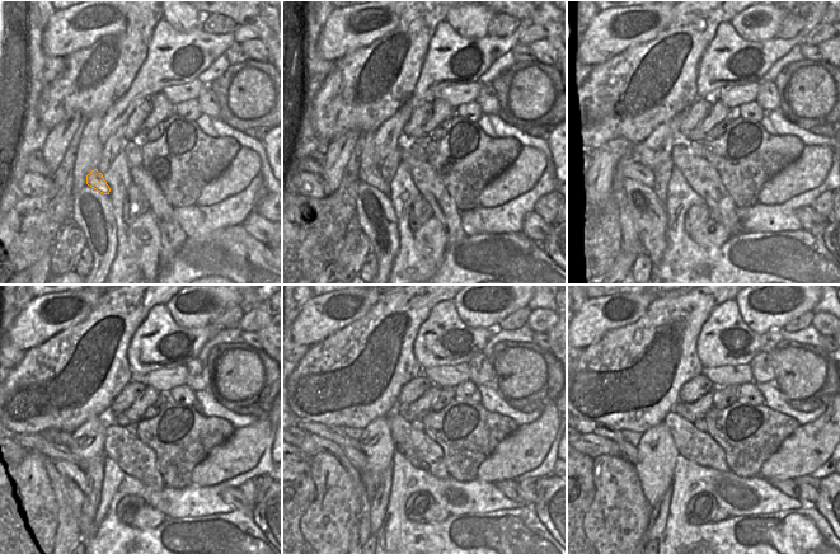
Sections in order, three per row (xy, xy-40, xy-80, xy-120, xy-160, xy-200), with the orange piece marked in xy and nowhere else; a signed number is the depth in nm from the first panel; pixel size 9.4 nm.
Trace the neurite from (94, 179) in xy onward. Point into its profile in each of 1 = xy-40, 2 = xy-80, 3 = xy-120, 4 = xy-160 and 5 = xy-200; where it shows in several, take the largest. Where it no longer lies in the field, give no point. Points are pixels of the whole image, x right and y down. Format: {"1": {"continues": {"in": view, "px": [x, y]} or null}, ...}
{"1": {"continues": {"in": "xy-40", "px": [372, 175]}}, "2": {"continues": {"in": "xy-80", "px": [627, 168]}}, "3": {"continues": {"in": "xy-120", "px": [36, 442]}}, "4": {"continues": {"in": "xy-160", "px": [311, 445]}}, "5": {"continues": {"in": "xy-200", "px": [592, 445]}}}

